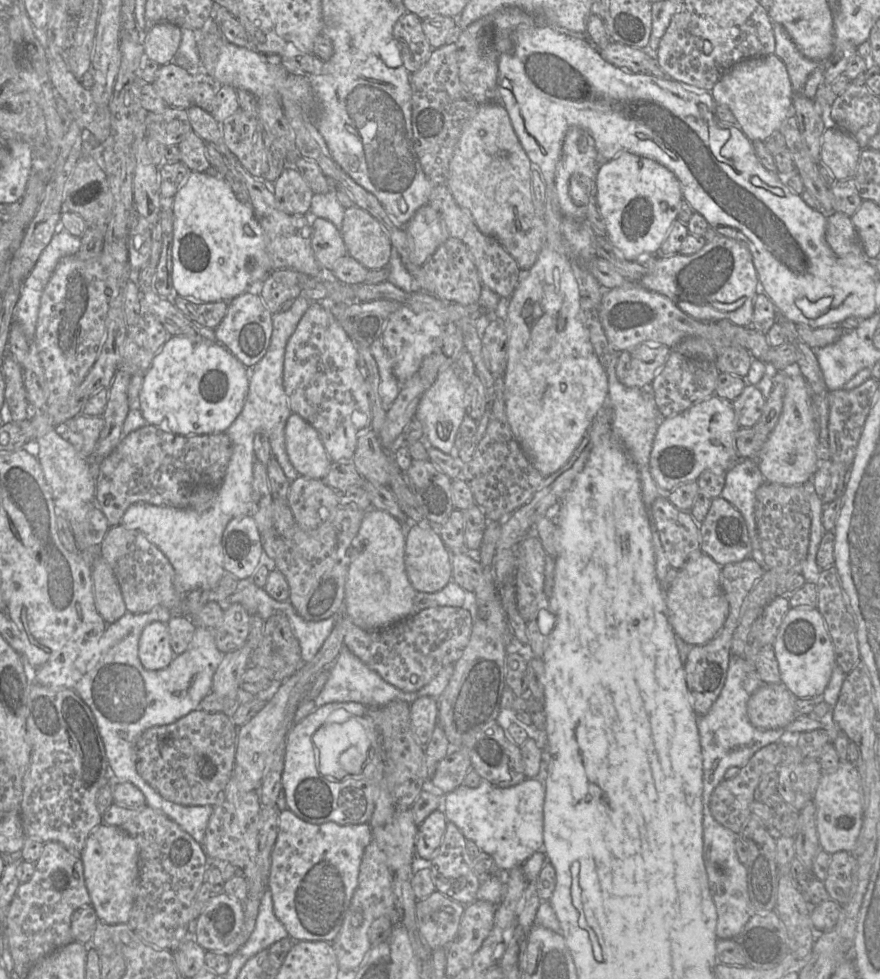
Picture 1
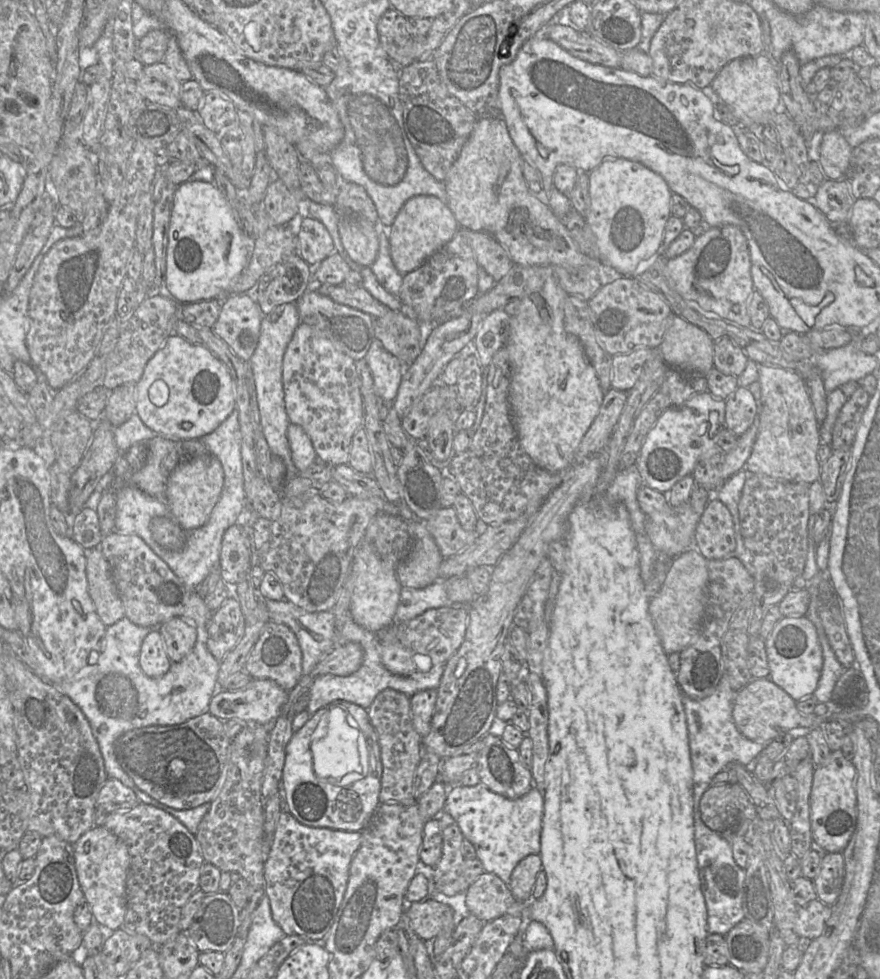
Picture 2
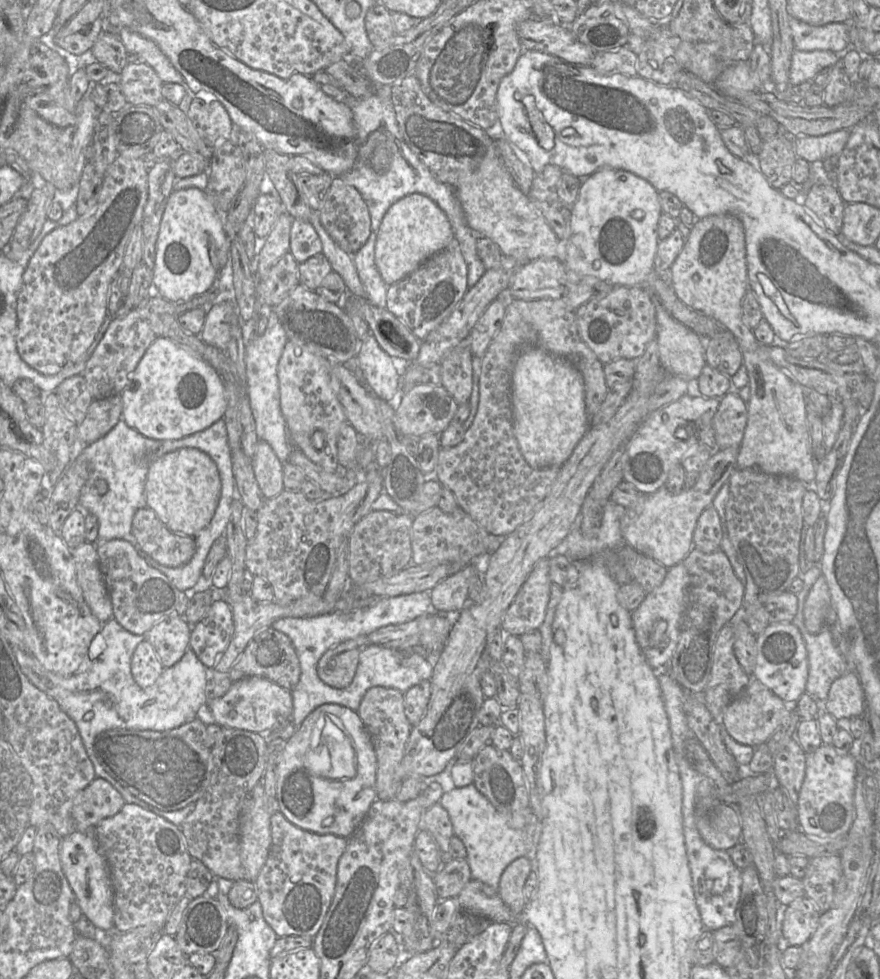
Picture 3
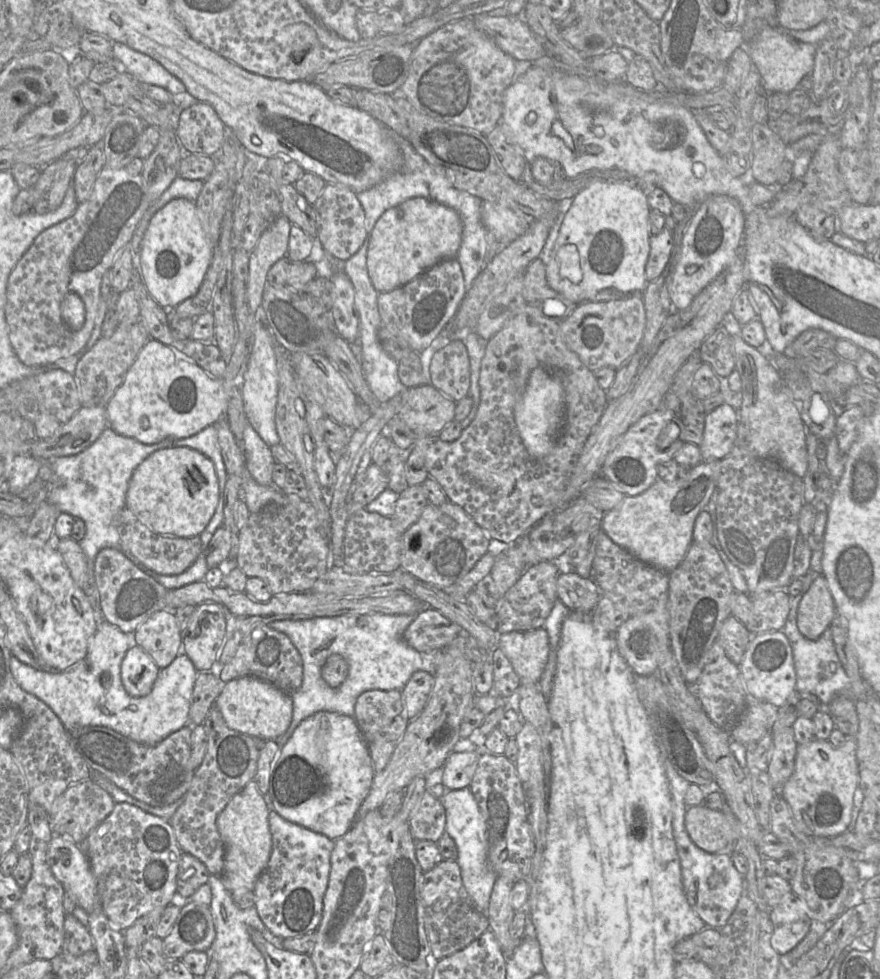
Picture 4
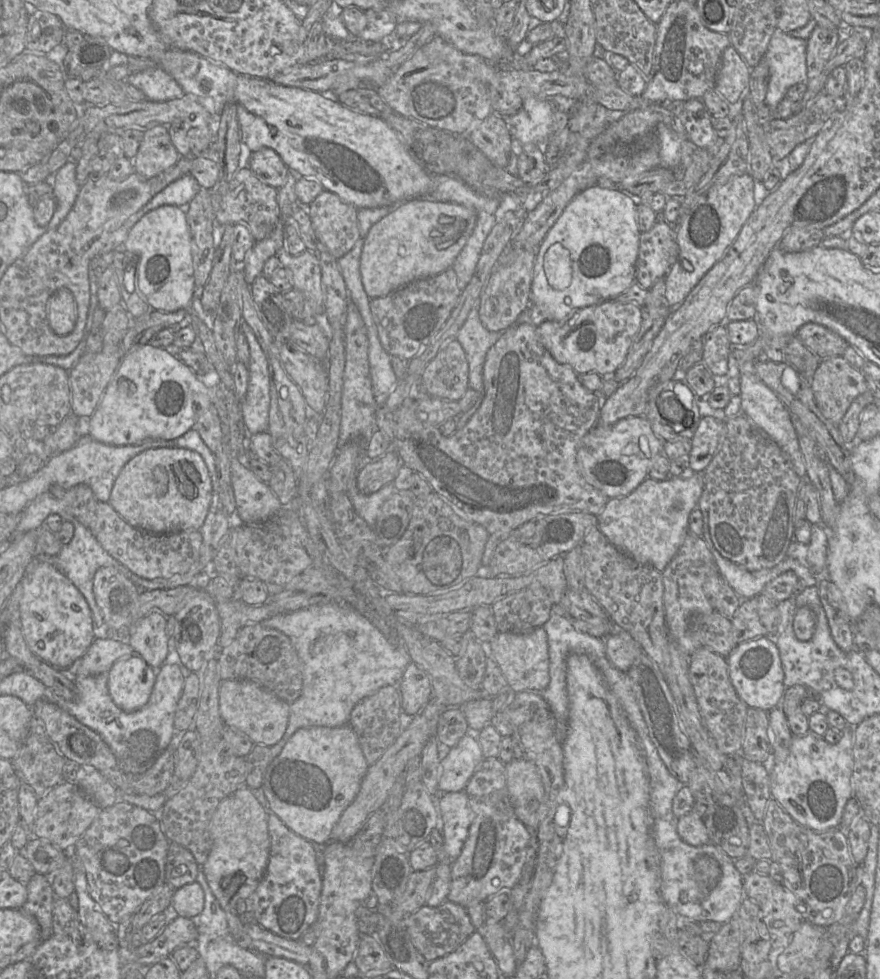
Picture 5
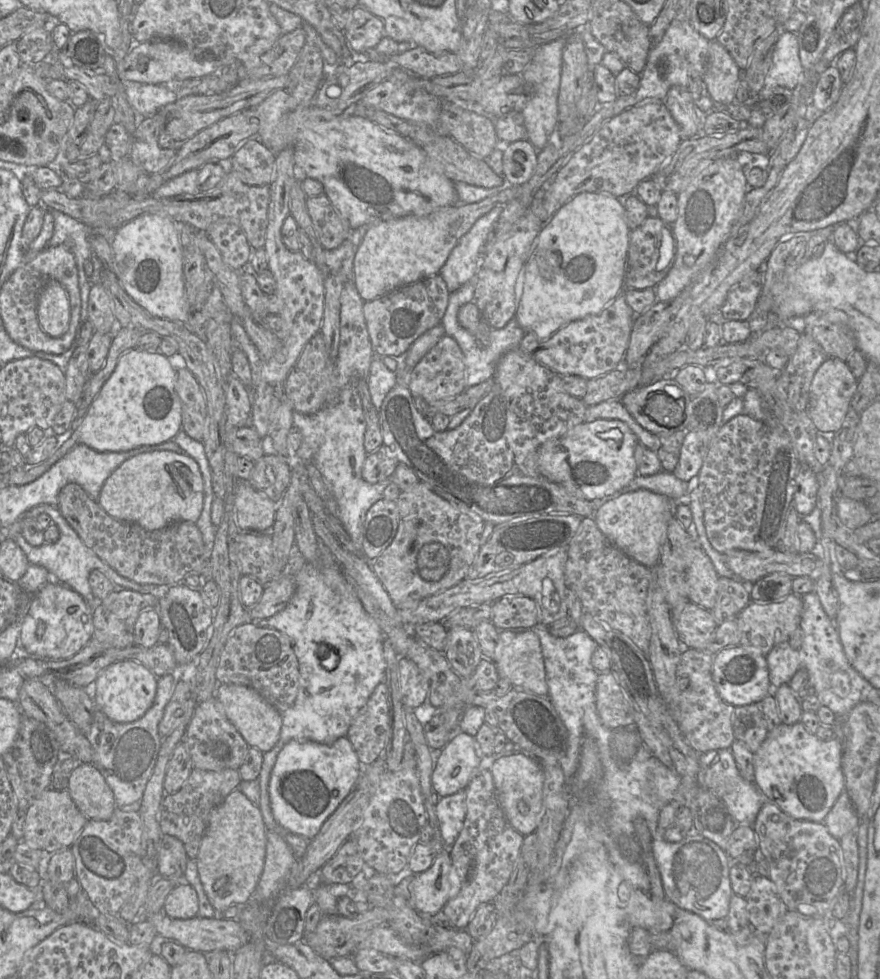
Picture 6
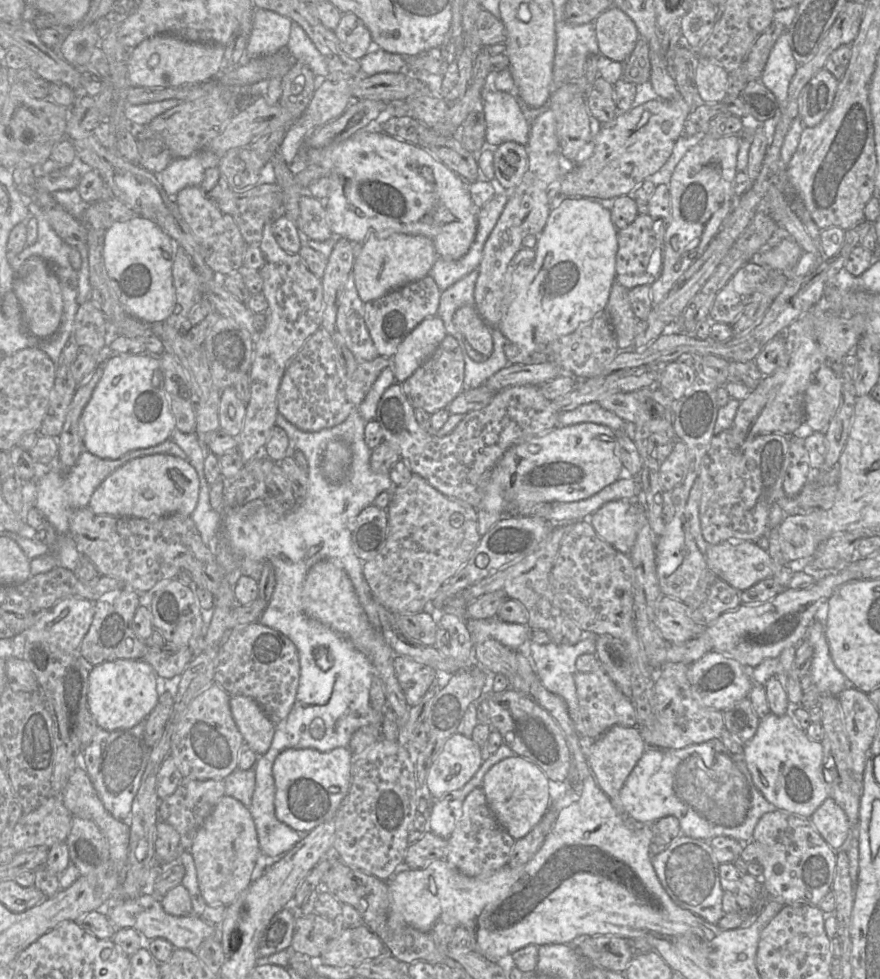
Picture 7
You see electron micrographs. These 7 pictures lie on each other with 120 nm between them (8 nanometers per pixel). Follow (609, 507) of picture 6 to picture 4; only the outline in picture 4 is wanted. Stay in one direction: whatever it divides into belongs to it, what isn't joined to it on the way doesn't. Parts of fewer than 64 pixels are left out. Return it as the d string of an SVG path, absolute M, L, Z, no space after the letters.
M701 461L687 478L666 482L661 478L644 492L626 496L616 507L605 512L601 527L616 544L637 559L665 572L673 571L693 542L693 528L700 511L708 504L719 475L719 461Z

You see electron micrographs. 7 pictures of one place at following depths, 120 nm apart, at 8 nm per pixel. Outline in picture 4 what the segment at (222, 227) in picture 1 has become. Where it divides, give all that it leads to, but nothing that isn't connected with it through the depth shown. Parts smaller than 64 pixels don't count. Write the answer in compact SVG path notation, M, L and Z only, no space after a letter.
M176 198L154 213L140 244L143 283L163 308L173 309L198 291L213 258L213 244L206 234L194 201Z

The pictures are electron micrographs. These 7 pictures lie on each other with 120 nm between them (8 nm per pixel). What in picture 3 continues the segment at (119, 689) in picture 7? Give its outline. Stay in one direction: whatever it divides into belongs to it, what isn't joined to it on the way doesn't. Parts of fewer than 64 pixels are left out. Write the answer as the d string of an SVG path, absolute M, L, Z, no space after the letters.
M144 639L140 642L131 659L131 673L141 688L153 685L164 670L152 645Z

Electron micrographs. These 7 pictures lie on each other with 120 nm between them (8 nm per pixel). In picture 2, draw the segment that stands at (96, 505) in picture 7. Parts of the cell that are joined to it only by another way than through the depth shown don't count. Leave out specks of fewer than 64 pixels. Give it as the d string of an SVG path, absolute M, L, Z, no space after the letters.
M201 455L180 462L170 474L164 494L170 517L184 530L203 526L209 520L223 486L224 472L216 457Z

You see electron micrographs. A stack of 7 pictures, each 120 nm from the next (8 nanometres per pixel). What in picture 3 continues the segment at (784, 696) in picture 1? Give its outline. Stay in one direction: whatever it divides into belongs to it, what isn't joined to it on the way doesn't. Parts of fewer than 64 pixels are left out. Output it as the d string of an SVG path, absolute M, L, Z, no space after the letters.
M752 678L723 711L723 724L737 742L756 747L768 740L791 709L795 709L795 703L786 703L759 680Z

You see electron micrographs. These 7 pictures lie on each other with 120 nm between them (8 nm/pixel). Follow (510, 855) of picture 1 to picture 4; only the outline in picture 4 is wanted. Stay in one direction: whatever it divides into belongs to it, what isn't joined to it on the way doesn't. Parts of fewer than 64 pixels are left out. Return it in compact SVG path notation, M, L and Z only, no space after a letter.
M468 787L450 790L440 801L446 812L445 832L452 837L458 849L457 863L461 870L464 894L477 910L486 913L498 875L488 863L486 825L479 806Z

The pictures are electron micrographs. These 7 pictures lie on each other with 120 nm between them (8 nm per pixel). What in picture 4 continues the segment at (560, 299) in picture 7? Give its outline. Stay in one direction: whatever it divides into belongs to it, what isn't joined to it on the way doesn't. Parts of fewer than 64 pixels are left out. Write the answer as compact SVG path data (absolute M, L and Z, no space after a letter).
M599 179L589 183L572 199L564 199L558 202L562 213L562 222L549 261L546 264L546 278L549 286L575 304L591 302L588 300L604 288L615 288L623 293L642 294L648 283L645 276L645 266L650 252L649 240L651 236L649 233L649 213L651 208L648 204L647 193L648 191L632 182Z

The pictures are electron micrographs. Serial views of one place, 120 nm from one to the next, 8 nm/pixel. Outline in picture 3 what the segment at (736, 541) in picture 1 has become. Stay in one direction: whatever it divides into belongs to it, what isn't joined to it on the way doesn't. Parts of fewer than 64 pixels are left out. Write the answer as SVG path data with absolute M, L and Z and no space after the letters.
M710 505L698 518L694 534L693 544L705 553L712 553L721 549L723 528L717 510Z

